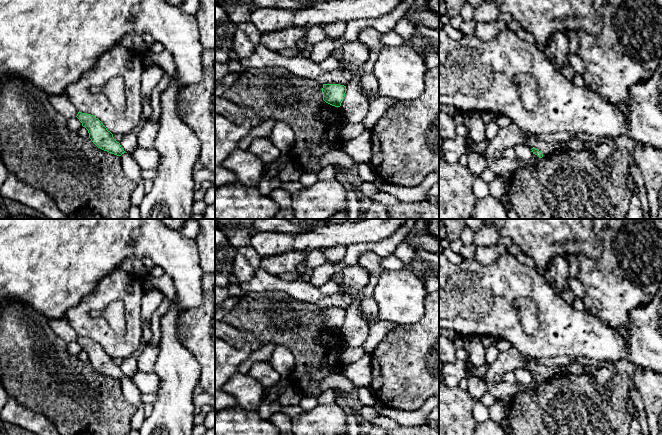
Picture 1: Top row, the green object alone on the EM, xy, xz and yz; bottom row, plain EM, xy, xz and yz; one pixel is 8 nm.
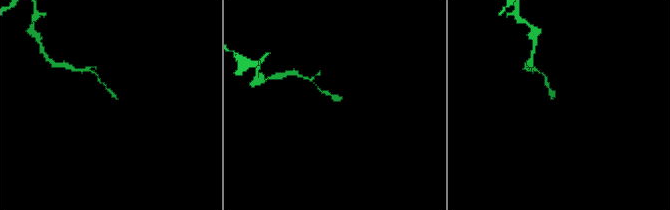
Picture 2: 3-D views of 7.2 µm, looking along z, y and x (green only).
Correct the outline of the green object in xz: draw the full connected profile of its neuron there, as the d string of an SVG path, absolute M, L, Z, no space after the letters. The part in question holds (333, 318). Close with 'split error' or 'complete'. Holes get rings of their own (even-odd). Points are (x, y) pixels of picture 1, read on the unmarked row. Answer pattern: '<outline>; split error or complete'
M323 308L323 324L335 331L340 331L345 321L346 310L340 308Z; complete

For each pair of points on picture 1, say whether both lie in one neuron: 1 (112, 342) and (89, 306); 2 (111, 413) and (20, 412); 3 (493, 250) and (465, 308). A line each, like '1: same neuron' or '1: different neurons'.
1: same neuron
2: different neurons
3: different neurons

